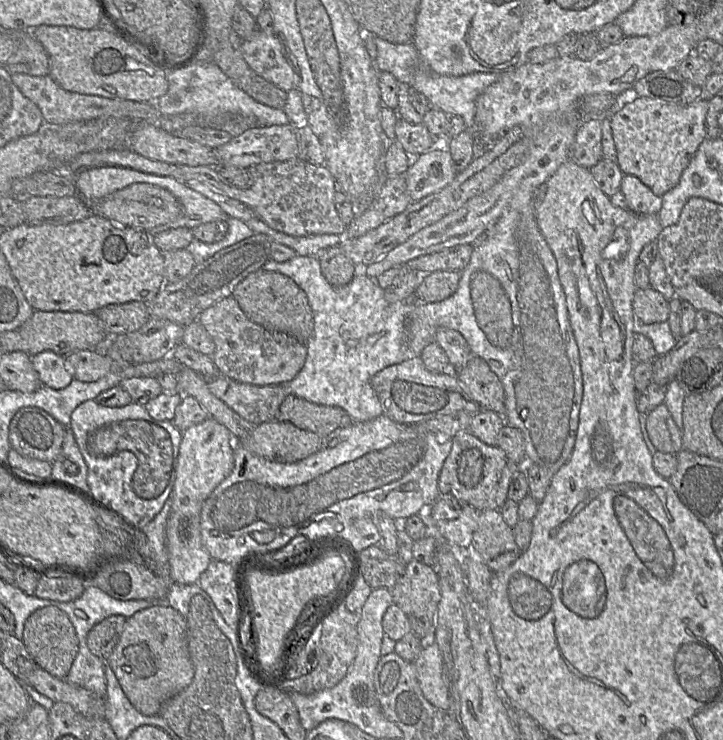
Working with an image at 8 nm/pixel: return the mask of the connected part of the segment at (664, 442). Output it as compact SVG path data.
M664 403L648 414L646 429L657 451L676 455L682 450L682 431L675 424Z

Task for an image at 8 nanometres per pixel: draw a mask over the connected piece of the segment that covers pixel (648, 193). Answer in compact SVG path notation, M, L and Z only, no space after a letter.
M624 174L620 184L627 208L637 214L658 214L662 198L655 195L638 177Z

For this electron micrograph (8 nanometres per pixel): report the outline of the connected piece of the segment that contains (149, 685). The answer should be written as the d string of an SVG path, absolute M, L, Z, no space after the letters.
M165 601L154 602L127 618L107 664L131 704L146 716L158 715L162 705L193 680L187 645L186 619Z

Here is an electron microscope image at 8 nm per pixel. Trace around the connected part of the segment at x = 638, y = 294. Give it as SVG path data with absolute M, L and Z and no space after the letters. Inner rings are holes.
M650 286L645 289L636 289L632 308L638 323L660 323L669 318L669 302Z

